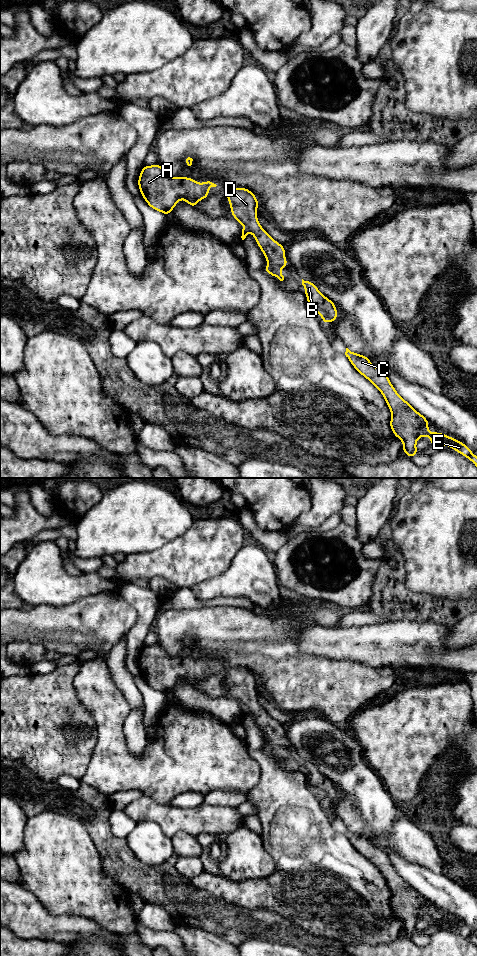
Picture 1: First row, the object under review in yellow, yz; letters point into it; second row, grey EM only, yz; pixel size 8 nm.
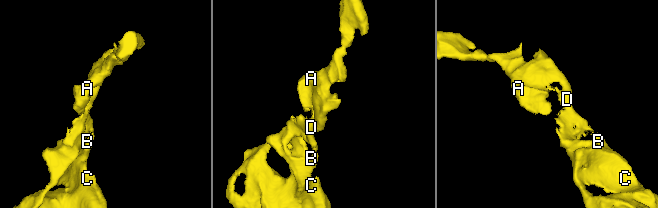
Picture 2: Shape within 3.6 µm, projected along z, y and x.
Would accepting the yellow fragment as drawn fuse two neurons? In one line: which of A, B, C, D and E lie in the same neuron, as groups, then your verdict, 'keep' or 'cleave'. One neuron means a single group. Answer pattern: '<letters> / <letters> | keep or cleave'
A B C D E | keep

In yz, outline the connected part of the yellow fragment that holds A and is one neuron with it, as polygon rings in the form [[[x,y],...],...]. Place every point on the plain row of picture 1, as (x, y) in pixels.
[[[158,644],[143,646],[138,659],[141,675],[147,684],[169,696],[180,679],[196,688],[198,681],[209,676],[209,667],[216,667],[213,660],[197,663],[189,657],[170,657]]]

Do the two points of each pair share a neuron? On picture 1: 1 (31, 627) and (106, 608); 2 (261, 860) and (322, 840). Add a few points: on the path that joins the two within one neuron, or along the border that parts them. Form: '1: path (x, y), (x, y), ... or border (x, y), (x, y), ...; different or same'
1: path (50, 626), (81, 626), (87, 624); same
2: border (260, 836), (274, 863), (274, 870), (262, 879); different

